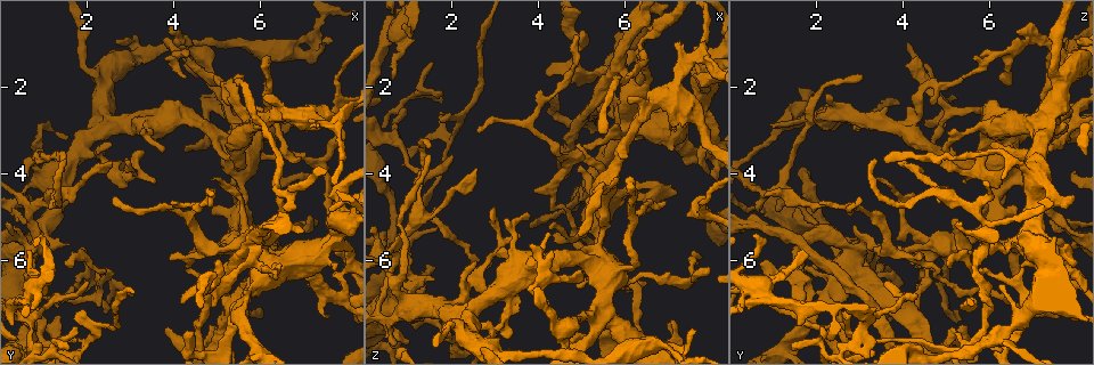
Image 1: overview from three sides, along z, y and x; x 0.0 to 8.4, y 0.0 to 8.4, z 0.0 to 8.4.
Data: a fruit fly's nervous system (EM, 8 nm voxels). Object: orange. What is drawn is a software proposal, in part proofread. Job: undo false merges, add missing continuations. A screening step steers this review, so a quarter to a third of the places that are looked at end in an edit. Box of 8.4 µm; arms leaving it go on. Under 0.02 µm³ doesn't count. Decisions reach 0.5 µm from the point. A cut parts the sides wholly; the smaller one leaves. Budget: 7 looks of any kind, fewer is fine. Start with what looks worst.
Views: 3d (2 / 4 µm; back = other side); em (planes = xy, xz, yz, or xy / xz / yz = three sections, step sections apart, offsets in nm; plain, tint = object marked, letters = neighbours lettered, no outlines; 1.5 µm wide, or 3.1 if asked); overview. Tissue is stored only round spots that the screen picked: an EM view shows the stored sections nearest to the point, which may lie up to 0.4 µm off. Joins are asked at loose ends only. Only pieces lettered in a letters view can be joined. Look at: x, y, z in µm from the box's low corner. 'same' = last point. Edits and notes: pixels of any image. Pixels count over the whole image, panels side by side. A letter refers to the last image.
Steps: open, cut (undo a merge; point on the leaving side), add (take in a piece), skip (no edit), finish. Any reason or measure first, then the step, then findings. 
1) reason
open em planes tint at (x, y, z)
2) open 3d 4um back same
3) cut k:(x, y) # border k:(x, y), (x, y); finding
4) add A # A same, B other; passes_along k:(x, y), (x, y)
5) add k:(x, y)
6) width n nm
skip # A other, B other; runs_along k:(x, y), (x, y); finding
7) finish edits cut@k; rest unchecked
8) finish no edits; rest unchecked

branch stops here
open em planes plain at (1.60, 5.60, 6.35)

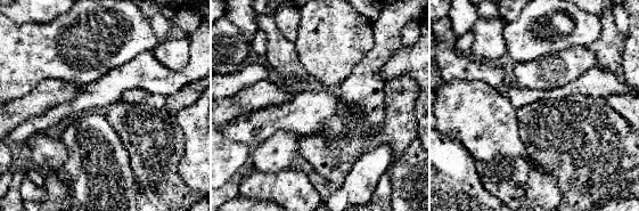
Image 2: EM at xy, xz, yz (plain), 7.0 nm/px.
what lies round it
open em planes letters same

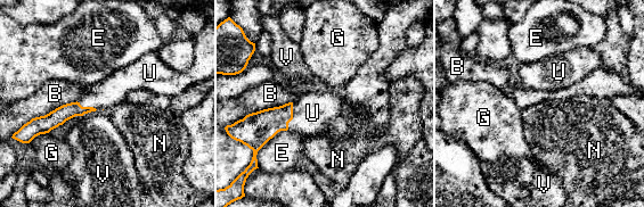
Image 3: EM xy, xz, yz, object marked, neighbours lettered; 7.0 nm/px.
longest_contact B 380 nm
skip # B other, E other, G other, N other, U other, V other; border 3:(293, 102), (293, 118), (286, 130); none of them fits

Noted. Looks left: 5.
abrupt turn
open 3d 2um at (2.35, 2.95, 7.20)

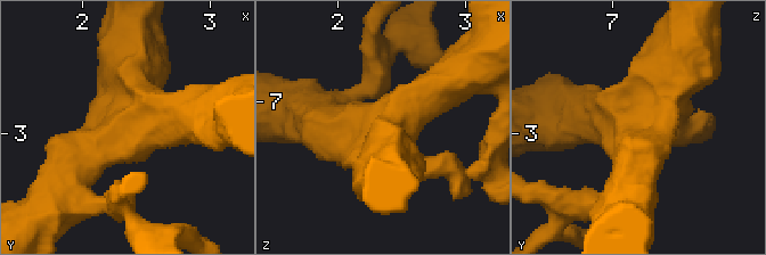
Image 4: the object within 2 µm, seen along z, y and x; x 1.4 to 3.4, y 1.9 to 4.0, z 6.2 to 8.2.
arms 4
open em xz step 8 tint at (2.38, 2.94, 7.18)

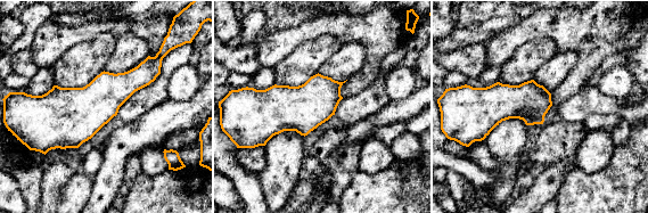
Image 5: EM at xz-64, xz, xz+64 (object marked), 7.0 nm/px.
open em planes letters same

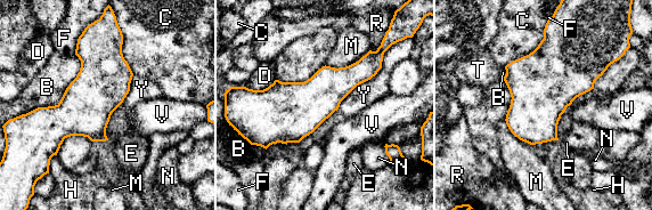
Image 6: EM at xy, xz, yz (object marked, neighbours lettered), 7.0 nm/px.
skip # B other, C other, D other, E other, F other, H other, M other, N other, R other, T other, V other, Y other; border 6:(75, 54), (62, 98), (21, 115); one cell here

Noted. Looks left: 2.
branch stops here
open em xz step 8 letters at (4.90, 4.85, 6.65)

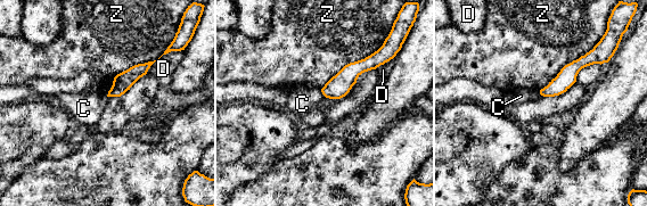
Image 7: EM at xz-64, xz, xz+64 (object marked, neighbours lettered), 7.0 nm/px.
open em planes letters same

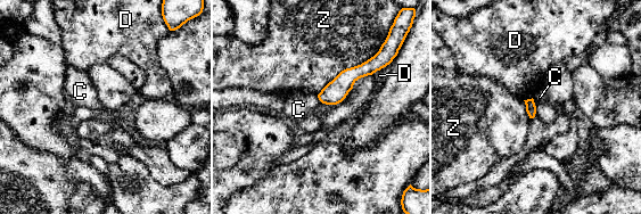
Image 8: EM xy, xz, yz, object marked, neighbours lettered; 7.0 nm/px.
skip # C other, D other, Z other; no lettered piece goes on from it

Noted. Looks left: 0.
finish no edits; rest unchecked

